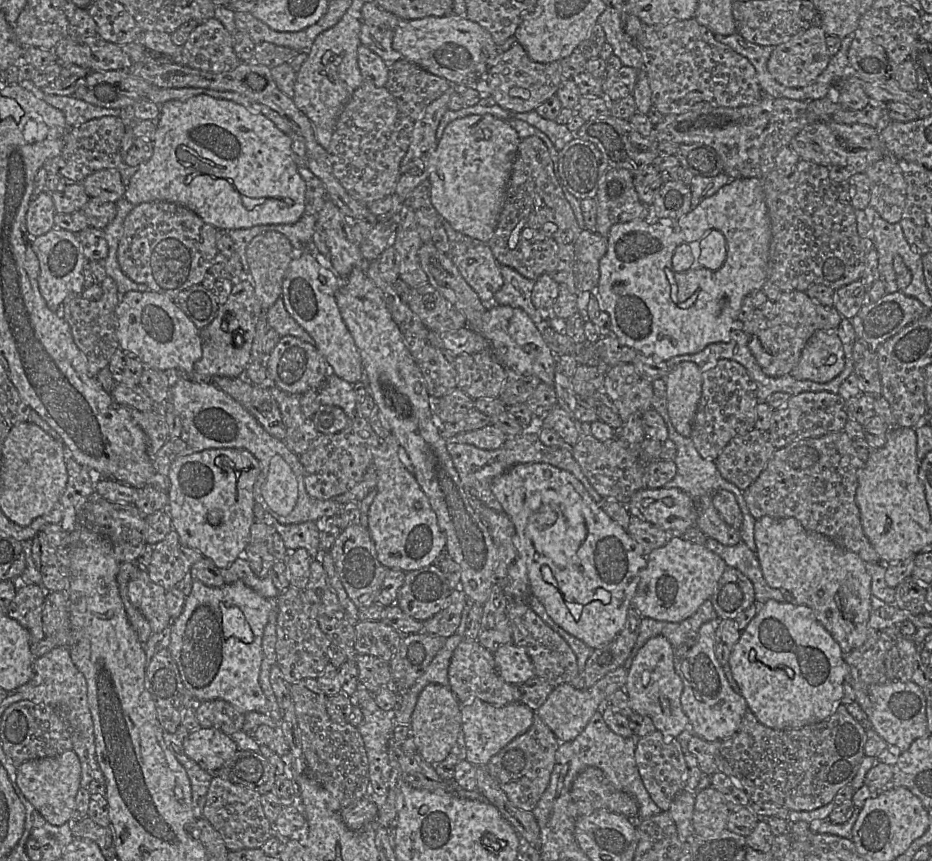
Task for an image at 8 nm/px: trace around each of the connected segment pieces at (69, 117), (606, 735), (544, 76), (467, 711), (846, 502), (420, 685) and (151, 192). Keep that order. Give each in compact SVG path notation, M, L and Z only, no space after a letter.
M43 93L44 100L59 110L71 129L79 128L89 122L103 119L126 119L126 112L113 112L93 107L75 97L50 97Z
M602 710L596 711L585 729L571 741L558 741L556 761L546 793L539 803L539 812L552 816L561 827L573 830L571 813L571 786L577 772L584 767L593 767L624 794L632 796L639 808L641 818L649 818L662 811L653 802L641 777L636 758L636 738L622 736L606 724Z
M520 43L513 44L505 51L499 48L497 61L489 68L489 95L514 113L536 111L540 104L557 95L561 82L559 62L538 62L527 54Z
M479 697L461 701L460 736L463 738L464 758L474 766L486 766L514 738L527 731L537 715L522 702L493 704Z
M838 429L820 436L803 437L773 450L759 475L743 489L745 503L754 518L762 515L793 516L806 527L822 533L837 543L855 551L865 562L886 562L872 548L865 535L856 507L856 482L862 466L853 440Z
M457 632L443 638L443 643L426 670L421 679L410 688L411 701L417 701L422 689L430 682L437 681L449 685L449 664L450 658L455 648L464 638Z
M193 94L192 96L170 101L157 108L153 120L153 133L150 140L149 157L133 169L132 176L125 184L122 198L132 205L150 202L169 202L179 204L195 213L216 230L246 229L259 226L291 225L303 221L307 217L306 184L300 174L289 136L281 131L264 113L228 98Z

